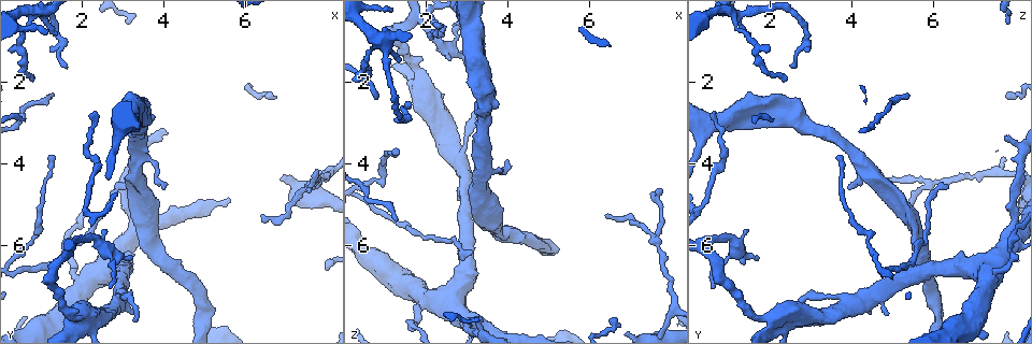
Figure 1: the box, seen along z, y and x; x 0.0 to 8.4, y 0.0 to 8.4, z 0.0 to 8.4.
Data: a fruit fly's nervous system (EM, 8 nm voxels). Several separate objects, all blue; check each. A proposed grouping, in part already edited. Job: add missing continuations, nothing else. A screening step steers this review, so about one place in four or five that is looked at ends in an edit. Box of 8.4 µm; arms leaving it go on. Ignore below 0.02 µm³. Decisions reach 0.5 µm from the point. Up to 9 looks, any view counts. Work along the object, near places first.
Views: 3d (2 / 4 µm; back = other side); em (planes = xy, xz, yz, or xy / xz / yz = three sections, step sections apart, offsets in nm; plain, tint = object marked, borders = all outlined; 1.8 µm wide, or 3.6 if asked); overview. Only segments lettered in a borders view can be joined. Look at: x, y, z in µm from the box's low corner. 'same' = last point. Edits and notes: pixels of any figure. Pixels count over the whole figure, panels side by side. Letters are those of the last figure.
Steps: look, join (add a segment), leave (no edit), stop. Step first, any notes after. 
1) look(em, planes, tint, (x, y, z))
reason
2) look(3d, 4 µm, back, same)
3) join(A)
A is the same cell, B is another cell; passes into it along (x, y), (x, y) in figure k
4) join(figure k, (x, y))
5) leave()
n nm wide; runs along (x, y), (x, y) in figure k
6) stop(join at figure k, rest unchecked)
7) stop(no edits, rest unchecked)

look(3d, 2 µm, (6.40, 5.25, 5.30))
free end

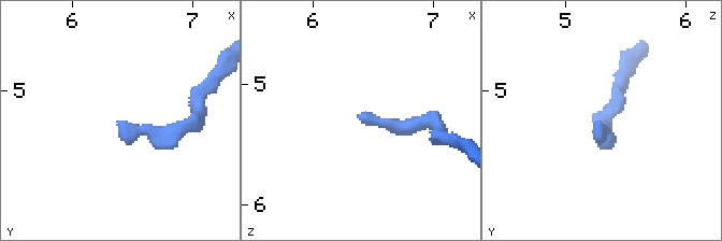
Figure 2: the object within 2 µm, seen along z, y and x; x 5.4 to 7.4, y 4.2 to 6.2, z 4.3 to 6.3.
look(em, planes, plain, (6.42, 5.26, 5.28))

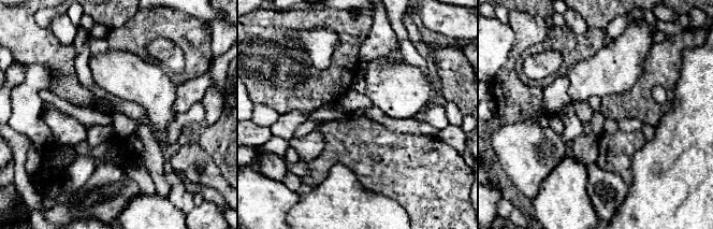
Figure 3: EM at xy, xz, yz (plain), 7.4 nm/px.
look(em, planes, borders, same)
see the neighbours

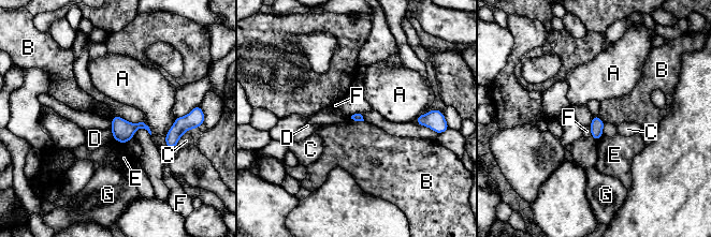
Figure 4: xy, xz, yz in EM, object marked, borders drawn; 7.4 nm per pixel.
leave()
A touches over 240 nm; A, B, C, D, E, F and G are other cells; border along (351, 118), (363, 121) in figure 4; none of them fits

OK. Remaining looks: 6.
look(em, planes, tint, (3.20, 4.50, 6.20))
long arm stops here

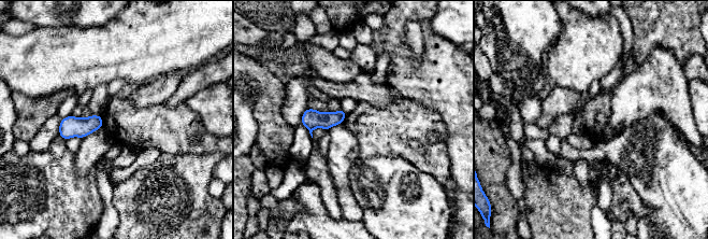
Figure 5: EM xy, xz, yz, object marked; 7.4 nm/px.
look(em, planes, borders, same)
what lies round it

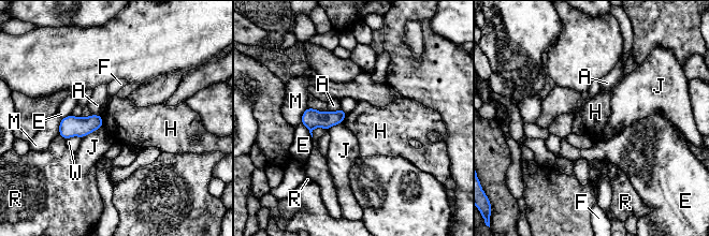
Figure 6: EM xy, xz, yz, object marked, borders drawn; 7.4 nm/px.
leave()
110 nm wide; A, E, F, H, J, M, R and W are other cells; border along (100, 115), (103, 126) in figure 6; no lettered segment goes on from it

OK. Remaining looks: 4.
look(3d, 2 µm, (3.30, 6.30, 1.75))
free end

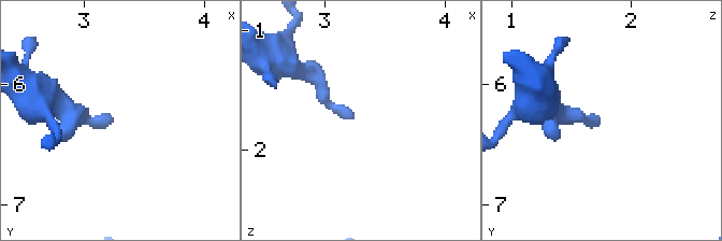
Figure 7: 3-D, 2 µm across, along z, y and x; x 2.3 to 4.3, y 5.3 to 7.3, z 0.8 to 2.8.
look(em, yz, step 16, borders, (3.24, 6.28, 1.72))

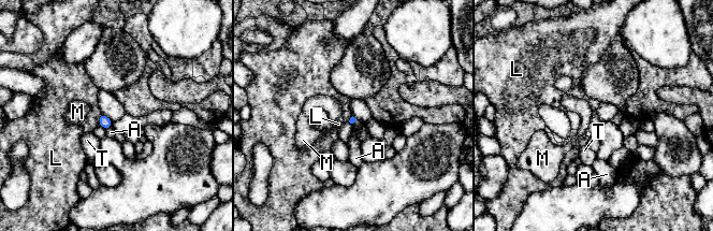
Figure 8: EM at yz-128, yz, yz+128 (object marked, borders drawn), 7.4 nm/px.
leave()
L touches over 90 nm; A, L, M and T are other cells; no lettered segment goes on from it

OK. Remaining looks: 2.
look(em, planes, borders, (1.30, 0.85, 1.50))
free end

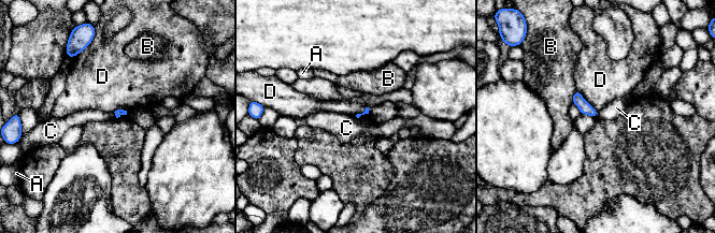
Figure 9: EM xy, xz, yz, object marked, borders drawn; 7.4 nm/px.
leave()
A, B, C and D are other cells; border along (113, 112), (116, 117) in figure 9; no lettered segment goes on from it

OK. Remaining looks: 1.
stop(no edits, rest unchecked)

